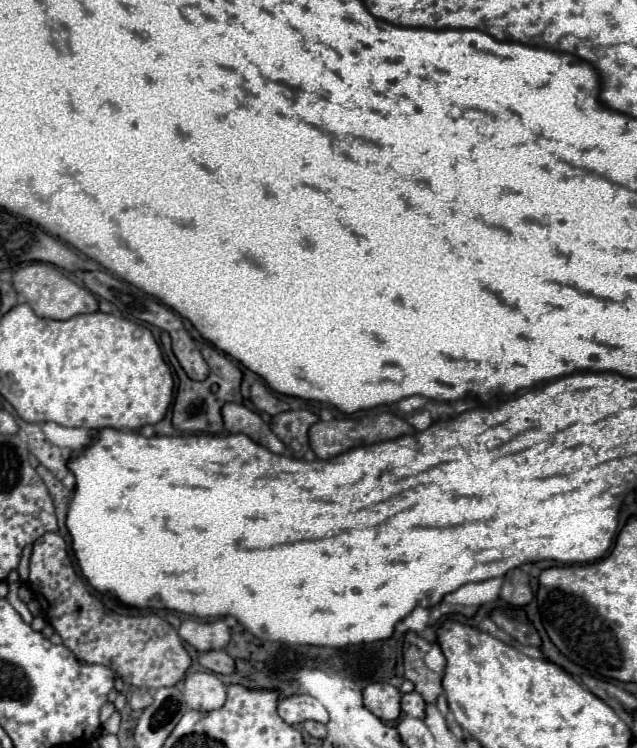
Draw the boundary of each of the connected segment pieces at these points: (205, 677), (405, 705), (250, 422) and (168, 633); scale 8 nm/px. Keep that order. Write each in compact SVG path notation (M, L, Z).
M192 672L184 680L184 698L188 708L210 712L224 704L226 686L212 672Z
M410 692L410 694L402 694L400 700L400 708L404 714L414 716L414 718L424 718L424 700L418 692Z
M224 404L222 406L222 418L224 418L224 428L232 434L242 432L248 438L252 438L256 444L268 448L274 454L284 452L284 444L278 440L278 436L270 430L270 426L254 412L250 412L242 404Z
M48 532L34 542L30 558L30 586L38 588L48 600L48 622L62 636L78 660L88 664L102 664L112 668L124 682L136 688L162 688L174 686L184 678L190 656L182 646L178 632L158 614L122 616L108 610L94 594L88 592L82 578L76 574L68 556L66 542L60 534Z

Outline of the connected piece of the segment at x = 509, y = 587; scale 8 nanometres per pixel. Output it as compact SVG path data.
M520 568L508 572L504 576L504 586L502 586L500 598L512 606L526 606L532 600L532 588L530 588L528 574Z

